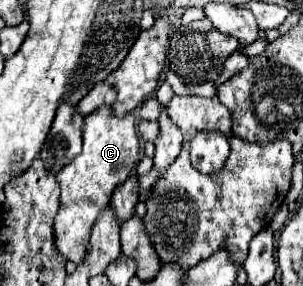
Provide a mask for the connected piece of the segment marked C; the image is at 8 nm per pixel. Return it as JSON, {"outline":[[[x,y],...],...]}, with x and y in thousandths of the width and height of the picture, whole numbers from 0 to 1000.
{"outline":[[[337,371],[330,385],[277,413],[271,490],[277,503],[264,545],[251,545],[185,615],[205,685],[198,685],[198,734],[178,762],[178,846],[198,888],[244,923],[264,923],[277,909],[304,783],[317,776],[323,748],[363,713],[376,657],[416,636],[429,601],[462,566],[449,420],[436,399],[409,413],[383,413],[363,371]]]}

